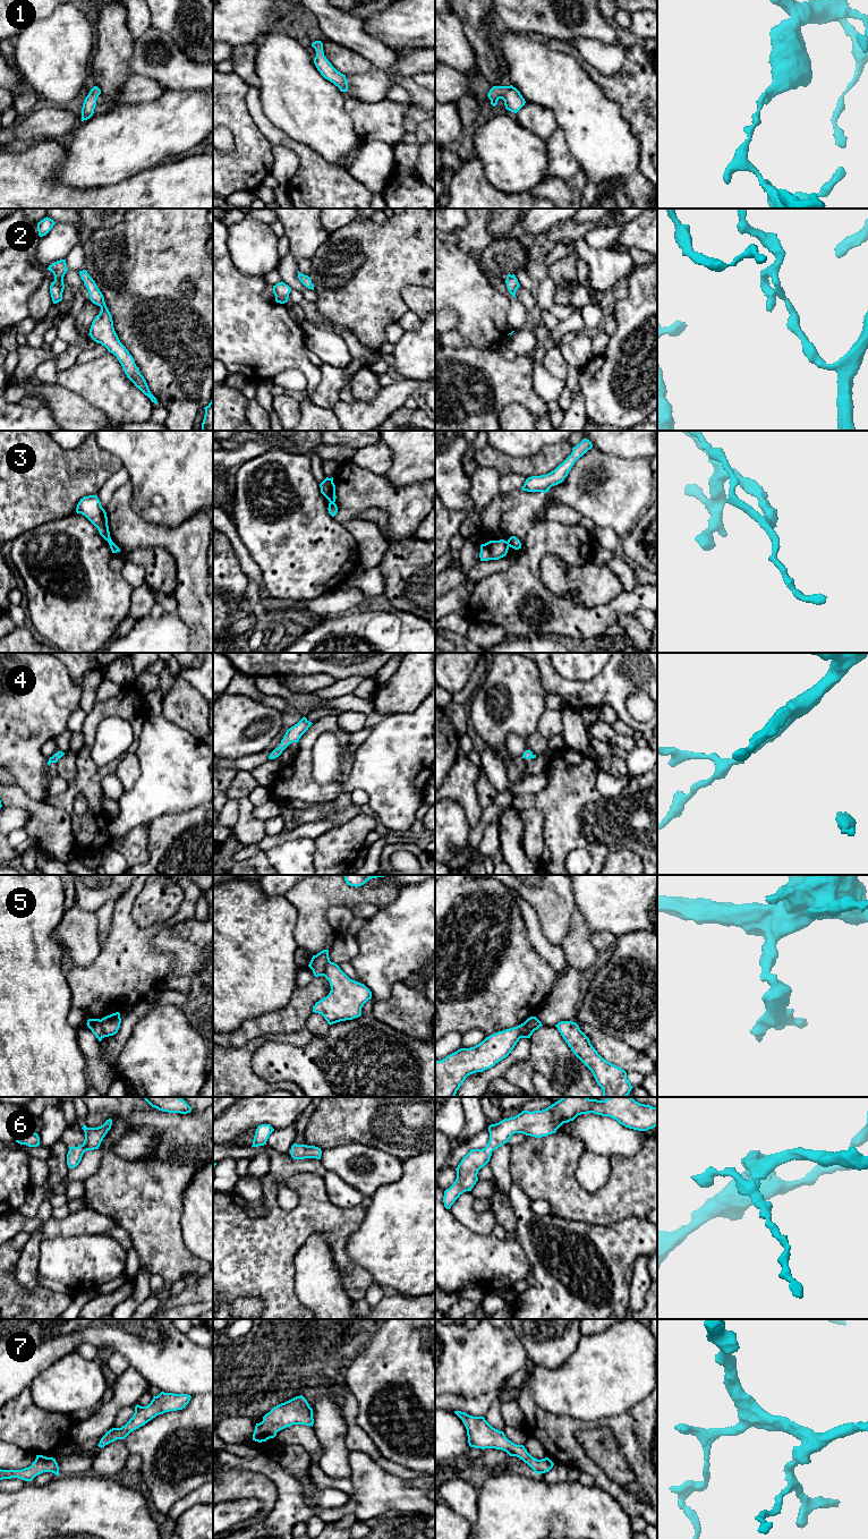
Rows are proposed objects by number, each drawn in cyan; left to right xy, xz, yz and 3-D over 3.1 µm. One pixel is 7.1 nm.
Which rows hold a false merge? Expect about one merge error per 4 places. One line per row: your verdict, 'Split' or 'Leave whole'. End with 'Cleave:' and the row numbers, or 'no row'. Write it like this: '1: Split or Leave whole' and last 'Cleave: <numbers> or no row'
1: Leave whole
2: Leave whole
3: Split
4: Leave whole
5: Split
6: Leave whole
7: Leave whole
Cleave: 3, 5

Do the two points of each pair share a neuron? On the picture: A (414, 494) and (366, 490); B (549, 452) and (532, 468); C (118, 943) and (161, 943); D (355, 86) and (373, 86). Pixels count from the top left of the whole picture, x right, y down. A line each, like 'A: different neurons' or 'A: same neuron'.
A: same neuron
B: same neuron
C: different neurons
D: same neuron

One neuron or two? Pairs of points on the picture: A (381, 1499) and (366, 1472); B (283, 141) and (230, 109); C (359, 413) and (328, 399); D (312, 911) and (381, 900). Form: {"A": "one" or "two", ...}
{"A": "one", "B": "two", "C": "two", "D": "one"}

